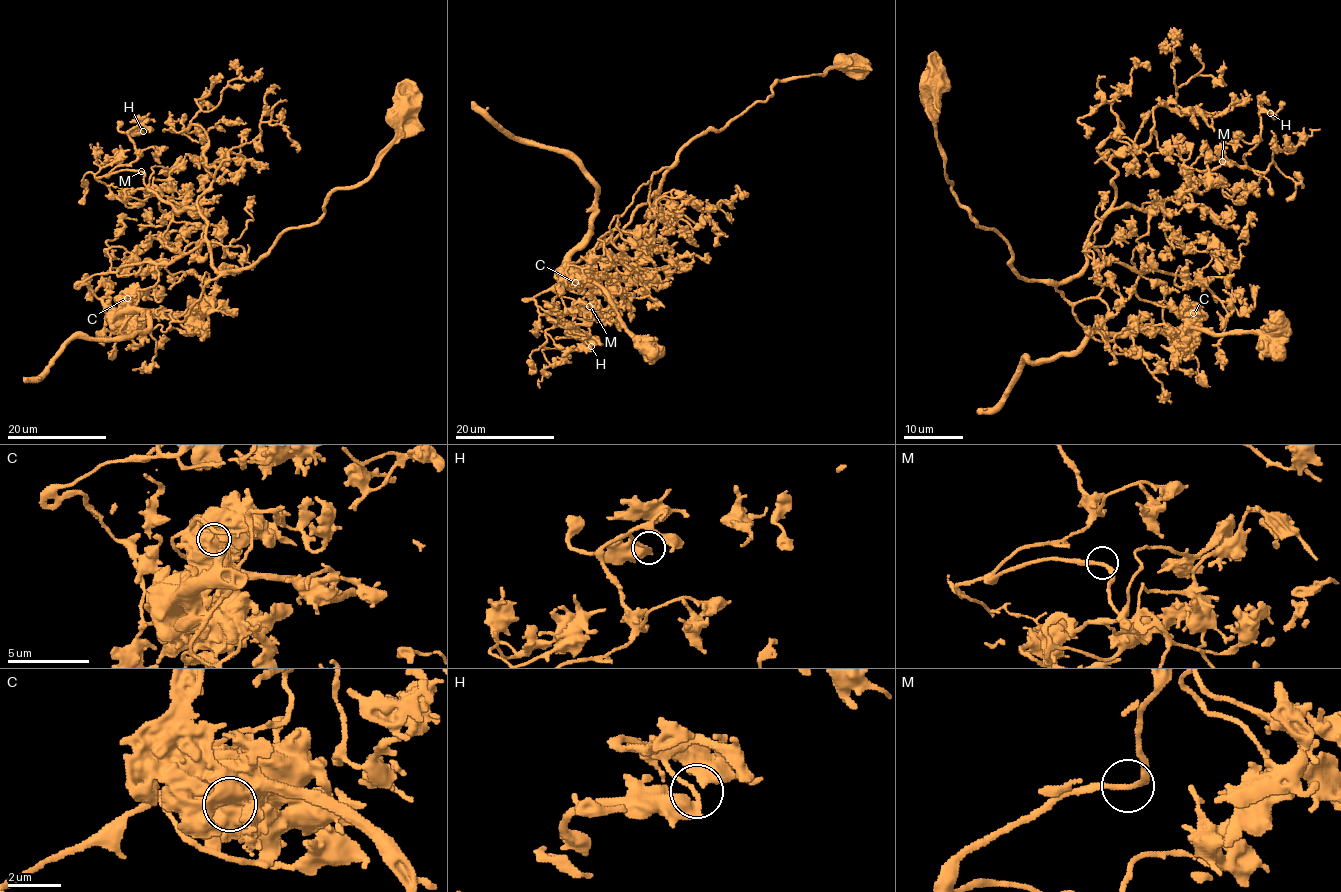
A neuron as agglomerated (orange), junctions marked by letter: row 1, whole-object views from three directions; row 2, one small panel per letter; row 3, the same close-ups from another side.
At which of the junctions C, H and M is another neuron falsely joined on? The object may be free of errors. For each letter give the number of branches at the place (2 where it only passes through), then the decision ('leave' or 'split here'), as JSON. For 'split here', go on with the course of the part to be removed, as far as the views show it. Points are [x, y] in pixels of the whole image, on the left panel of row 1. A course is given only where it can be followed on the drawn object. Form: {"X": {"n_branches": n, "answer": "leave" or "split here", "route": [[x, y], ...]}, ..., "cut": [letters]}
{"C": {"n_branches": 1, "answer": "split here", "route": [[127, 298], [128, 309], [121, 314], [146, 314], [146, 329], [116, 338], [72, 338], [38, 377], [24, 382]]}, "H": {"n_branches": 2, "answer": "leave"}, "M": {"n_branches": 2, "answer": "leave"}, "cut": ["C"]}

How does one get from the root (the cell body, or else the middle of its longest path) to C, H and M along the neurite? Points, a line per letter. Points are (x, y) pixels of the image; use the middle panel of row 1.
C: (856, 68), (777, 81), (765, 101), (694, 138), (660, 190), (586, 254), (575, 282)
H: (856, 68), (777, 81), (765, 101), (680, 152), (591, 305), (558, 320), (583, 330), (576, 337), (590, 346)
M: (856, 68), (777, 81), (765, 101), (694, 138), (589, 306)

